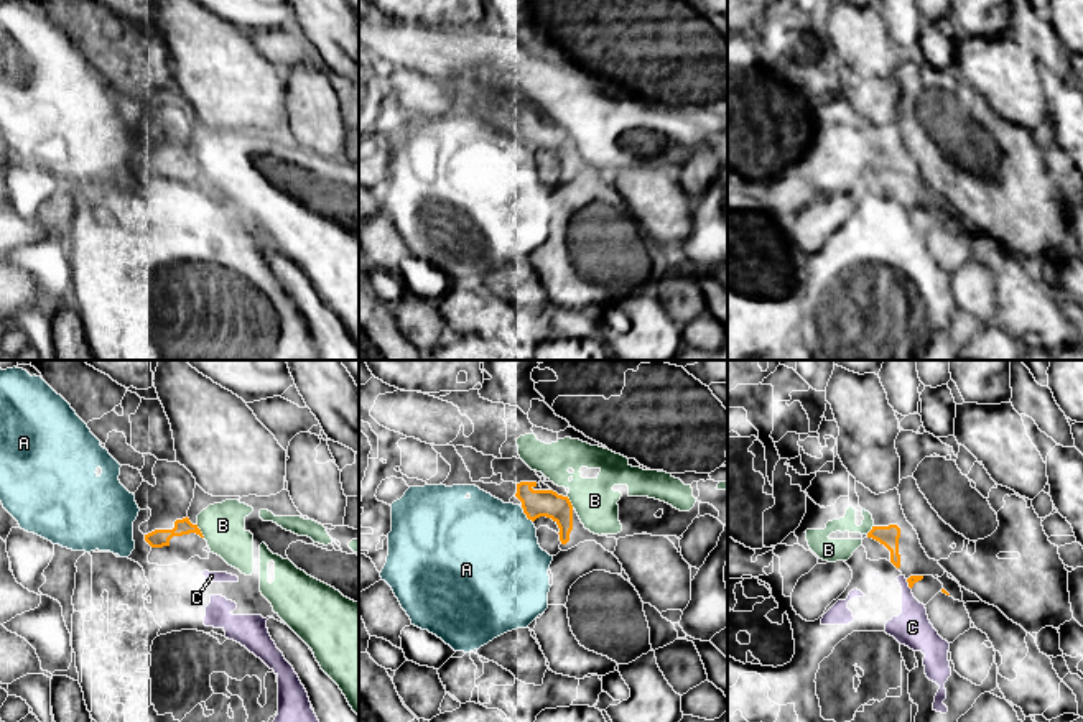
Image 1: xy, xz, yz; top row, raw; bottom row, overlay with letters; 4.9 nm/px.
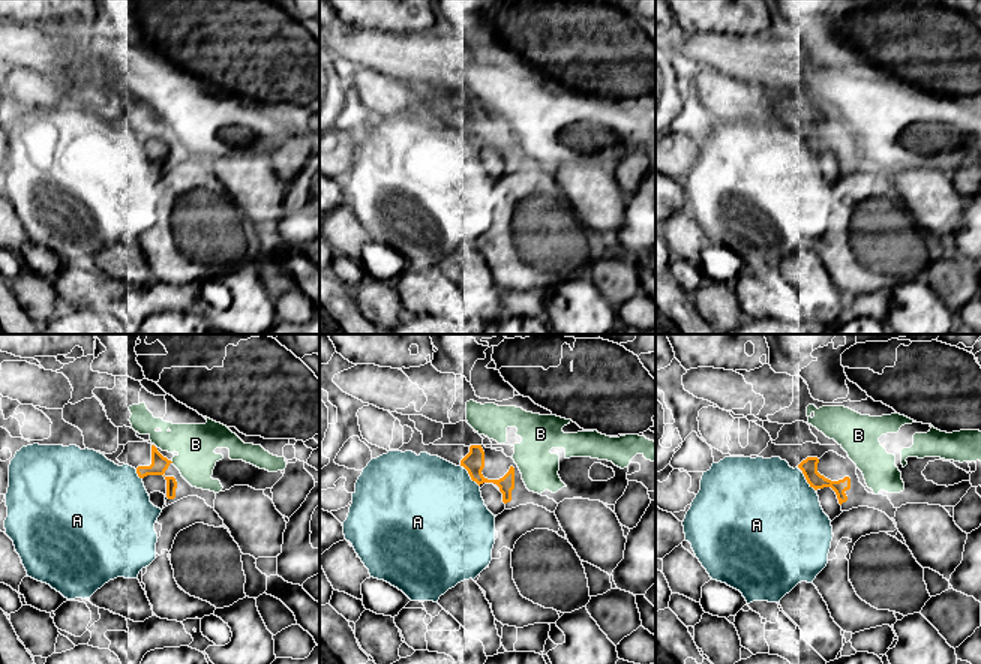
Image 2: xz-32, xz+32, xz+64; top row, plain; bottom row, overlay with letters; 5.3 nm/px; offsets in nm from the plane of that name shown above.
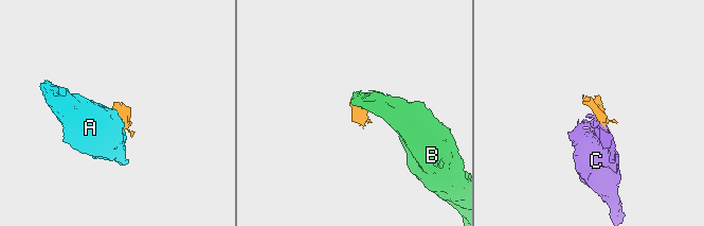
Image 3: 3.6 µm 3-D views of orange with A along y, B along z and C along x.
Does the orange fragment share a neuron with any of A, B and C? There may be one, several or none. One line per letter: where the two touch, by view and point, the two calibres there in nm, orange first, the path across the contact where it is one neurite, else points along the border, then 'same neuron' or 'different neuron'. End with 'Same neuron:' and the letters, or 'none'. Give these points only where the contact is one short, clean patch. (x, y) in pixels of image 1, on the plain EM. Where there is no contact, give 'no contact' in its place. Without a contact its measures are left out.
A: contact xz (525, 145); calibres 140 and 480 nm; different neuron
B: contact xy (199, 163); calibres 90 and 220 nm; border xy (196, 157), (204, 168); different neuron
C: contact yz (909, 216); calibres 50 and 180 nm; border yz (906, 211), (911, 221); different neuron
Same neuron: none

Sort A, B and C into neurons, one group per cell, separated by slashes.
A / B / C

